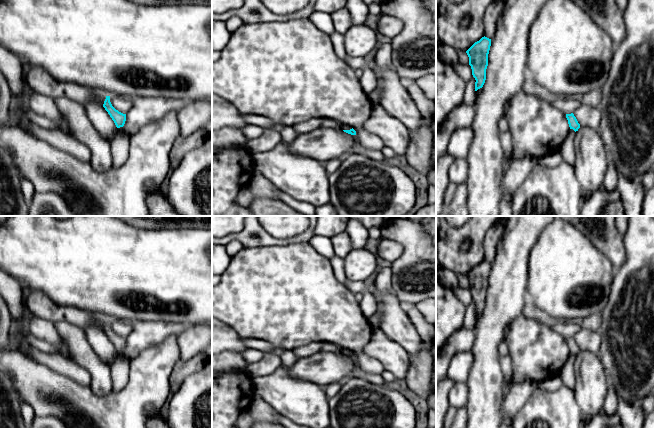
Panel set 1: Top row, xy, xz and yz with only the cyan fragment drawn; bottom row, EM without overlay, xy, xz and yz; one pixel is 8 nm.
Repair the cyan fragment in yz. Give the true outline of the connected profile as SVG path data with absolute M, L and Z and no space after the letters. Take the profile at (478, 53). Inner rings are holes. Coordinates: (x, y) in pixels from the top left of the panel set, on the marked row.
M484 36L466 51L472 75L476 80L475 91L482 88L485 83L490 46L491 39Z

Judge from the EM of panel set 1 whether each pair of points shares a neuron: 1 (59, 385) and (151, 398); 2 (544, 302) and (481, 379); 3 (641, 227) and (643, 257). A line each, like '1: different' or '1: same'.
1: same
2: different
3: same

